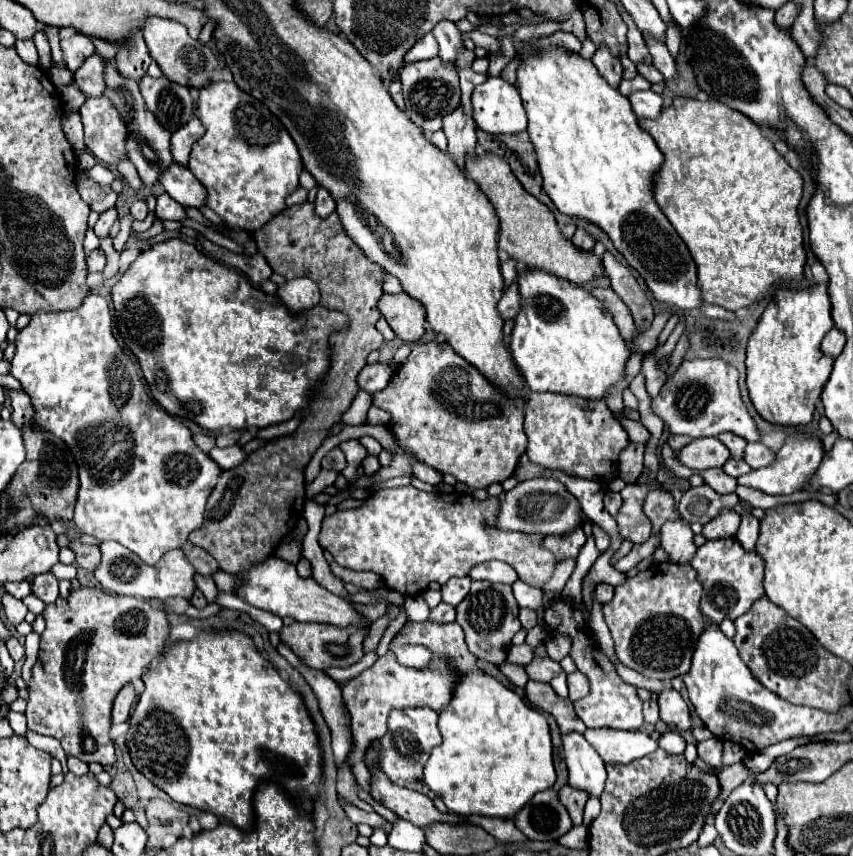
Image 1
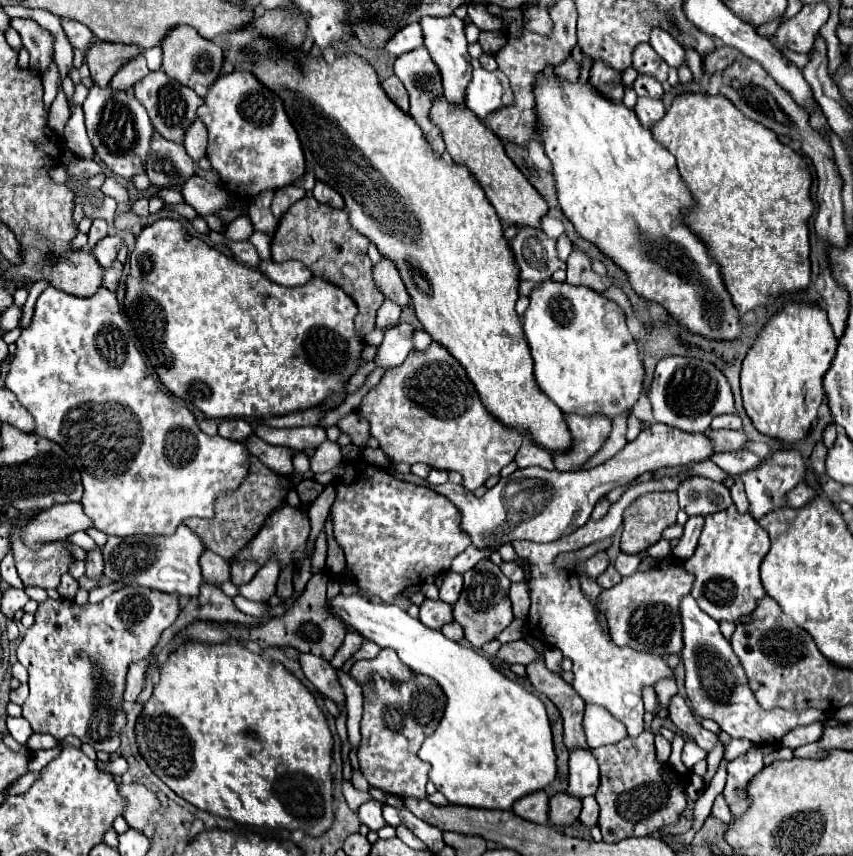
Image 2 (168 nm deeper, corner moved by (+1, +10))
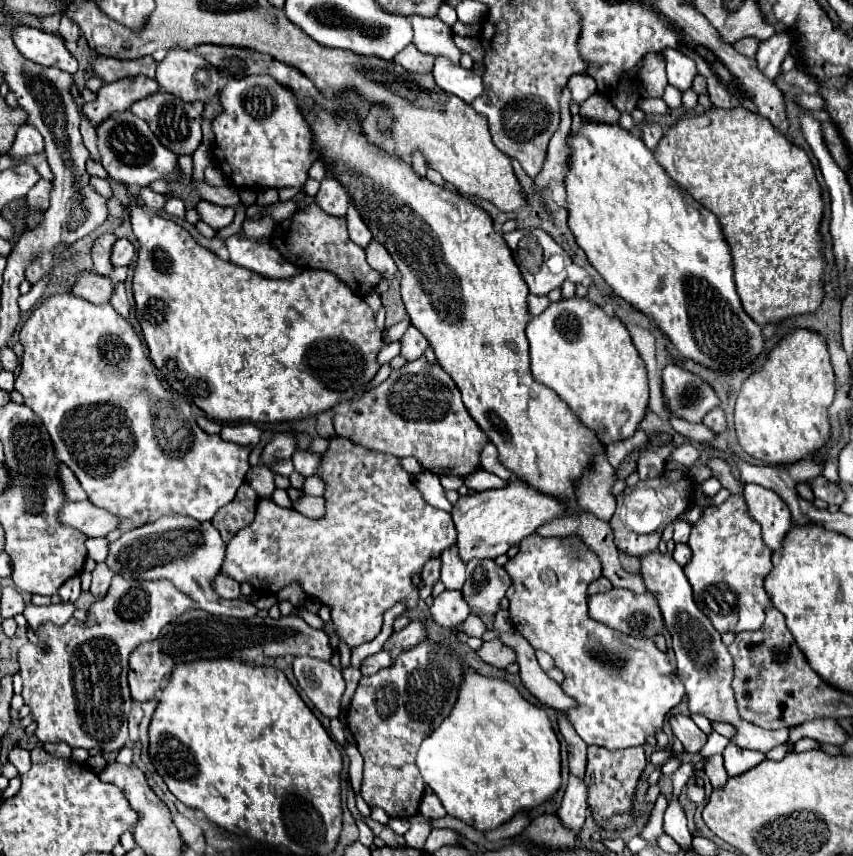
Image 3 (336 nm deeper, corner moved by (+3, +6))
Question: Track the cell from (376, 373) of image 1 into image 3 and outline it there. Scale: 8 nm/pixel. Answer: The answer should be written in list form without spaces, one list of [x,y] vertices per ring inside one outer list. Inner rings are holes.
[[[409,326],[405,336],[401,338],[401,356],[411,362],[411,360],[417,360],[419,356],[423,356],[425,348],[429,346],[429,342],[425,340],[425,336],[415,328],[415,326]]]

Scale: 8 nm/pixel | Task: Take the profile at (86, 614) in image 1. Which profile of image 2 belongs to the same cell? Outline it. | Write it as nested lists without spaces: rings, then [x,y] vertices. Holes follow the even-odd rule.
[[[123,586],[123,590],[117,590],[113,594],[109,594],[105,600],[101,600],[99,604],[85,604],[85,606],[77,606],[75,602],[71,600],[47,600],[43,604],[39,604],[39,610],[35,614],[35,624],[25,632],[19,648],[17,648],[17,660],[29,670],[29,696],[23,704],[23,718],[29,720],[33,732],[43,732],[43,734],[51,734],[53,738],[57,740],[63,740],[65,736],[73,734],[77,736],[81,742],[85,744],[91,744],[95,750],[103,750],[103,752],[115,752],[121,744],[121,728],[125,728],[125,712],[121,710],[121,700],[123,700],[123,692],[125,692],[125,674],[127,674],[127,668],[131,662],[137,662],[137,660],[143,660],[143,658],[149,658],[151,650],[157,646],[161,634],[165,628],[169,628],[177,616],[179,616],[181,608],[179,608],[179,594],[165,594],[165,592],[159,592],[159,590],[151,590],[151,588],[145,588],[145,586]]]

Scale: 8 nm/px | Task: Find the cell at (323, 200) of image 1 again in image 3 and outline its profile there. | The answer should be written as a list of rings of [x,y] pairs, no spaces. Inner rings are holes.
[[[325,178],[315,196],[315,202],[331,216],[345,216],[349,208],[349,196],[333,178]]]

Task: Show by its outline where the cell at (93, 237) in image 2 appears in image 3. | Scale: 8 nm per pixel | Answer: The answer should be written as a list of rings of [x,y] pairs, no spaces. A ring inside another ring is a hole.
[[[105,232],[105,234],[101,234],[101,236],[93,242],[91,258],[93,258],[95,272],[101,274],[101,276],[111,276],[113,266],[109,264],[109,252],[111,252],[111,246],[113,246],[115,240],[117,240],[117,238],[115,238],[111,232]]]

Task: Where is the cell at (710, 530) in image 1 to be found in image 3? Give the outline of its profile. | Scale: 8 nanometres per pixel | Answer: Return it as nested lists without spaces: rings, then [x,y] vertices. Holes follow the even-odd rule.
[[[677,544],[675,552],[673,552],[673,558],[677,560],[677,564],[685,566],[691,560],[691,548],[687,544]]]

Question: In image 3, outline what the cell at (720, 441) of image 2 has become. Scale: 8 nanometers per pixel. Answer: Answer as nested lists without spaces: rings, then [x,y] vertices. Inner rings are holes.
[[[671,416],[671,426],[675,428],[675,432],[683,434],[691,442],[711,444],[715,440],[715,432],[711,432],[705,424],[685,424],[685,420],[673,420]]]

